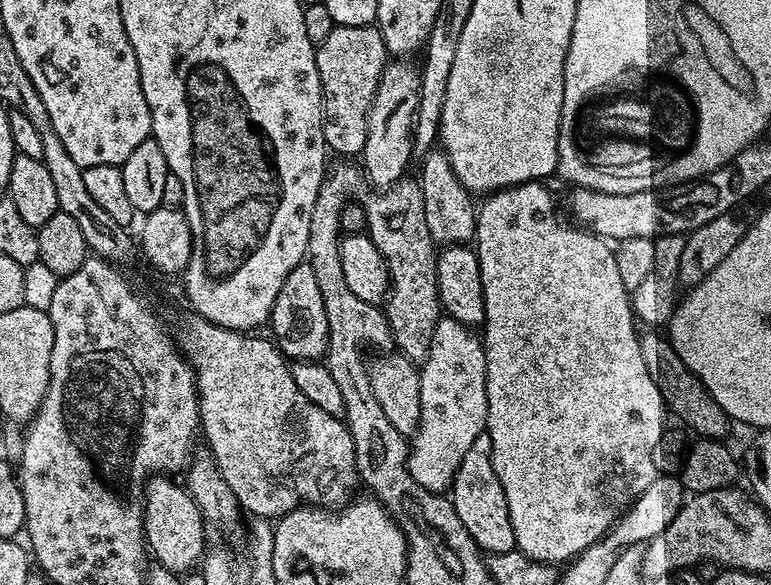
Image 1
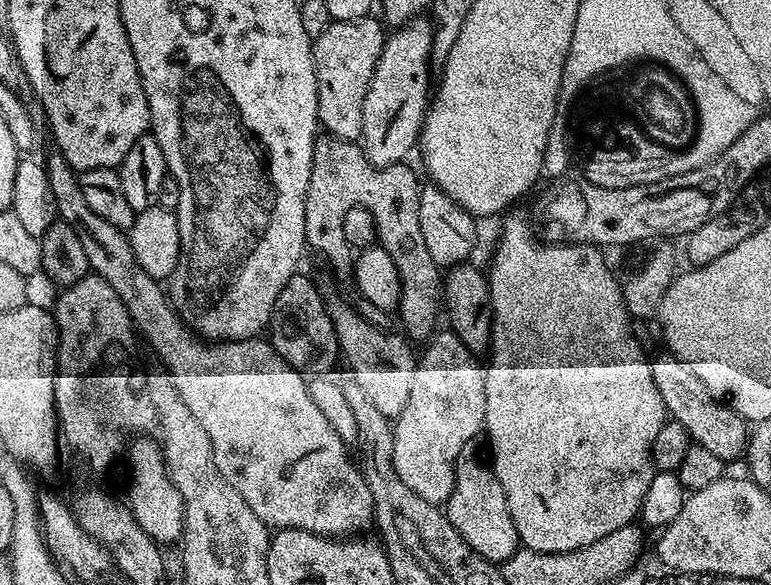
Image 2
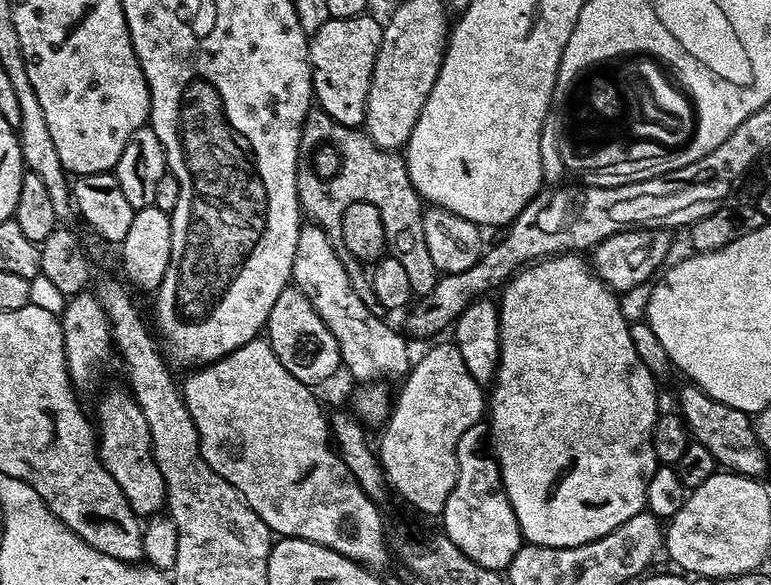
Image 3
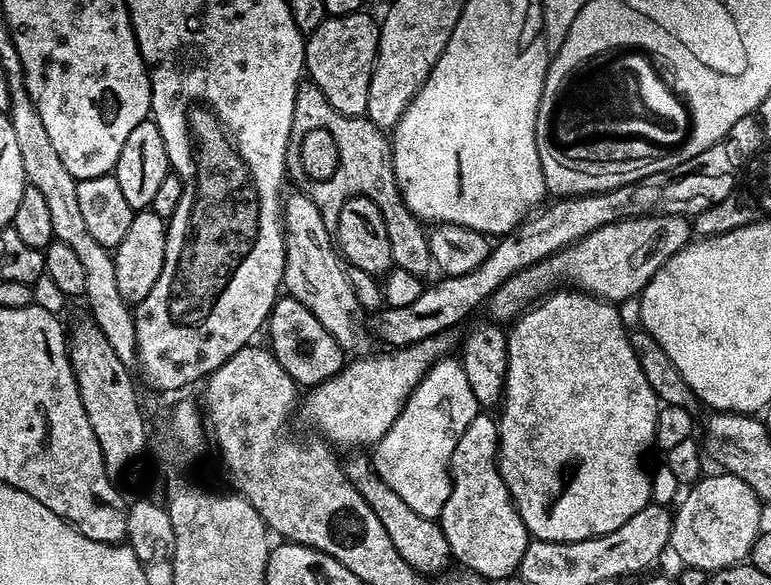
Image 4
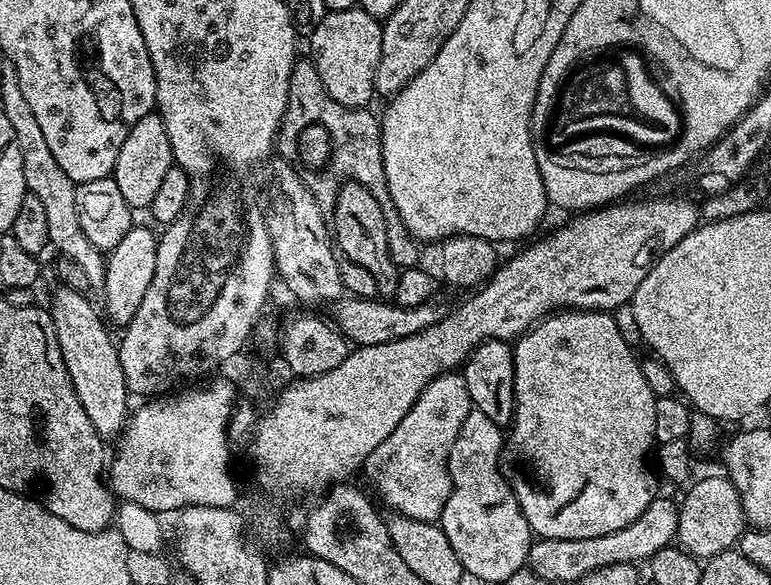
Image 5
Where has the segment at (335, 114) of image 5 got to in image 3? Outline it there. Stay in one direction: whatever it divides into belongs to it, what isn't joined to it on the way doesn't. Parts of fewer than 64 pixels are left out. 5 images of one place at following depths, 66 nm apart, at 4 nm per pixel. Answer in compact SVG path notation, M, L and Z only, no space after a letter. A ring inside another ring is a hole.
M313 110L308 113L308 117L304 119L304 125L302 125L300 157L296 174L301 181L307 184L307 199L309 196L312 200L337 200L337 205L340 206L354 202L370 202L370 206L374 206L382 218L382 230L387 251L394 258L398 258L398 262L402 262L402 270L406 270L406 278L410 282L413 293L417 297L423 298L430 290L434 290L438 273L434 261L430 259L430 250L426 250L426 234L422 230L425 205L410 182L403 159L395 151L384 151L376 146L366 131L342 126L342 122L334 122L334 118L330 118L330 114Z

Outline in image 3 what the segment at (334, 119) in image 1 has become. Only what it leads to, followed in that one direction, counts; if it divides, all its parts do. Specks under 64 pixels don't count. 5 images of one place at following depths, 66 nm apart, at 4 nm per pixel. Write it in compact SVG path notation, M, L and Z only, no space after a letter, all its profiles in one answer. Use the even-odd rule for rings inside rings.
M365 14L354 18L330 19L308 41L308 61L312 67L312 95L315 103L319 111L330 114L330 118L334 118L334 122L342 122L342 126L360 128L365 123L366 98L383 33L381 21L376 21L371 14Z

